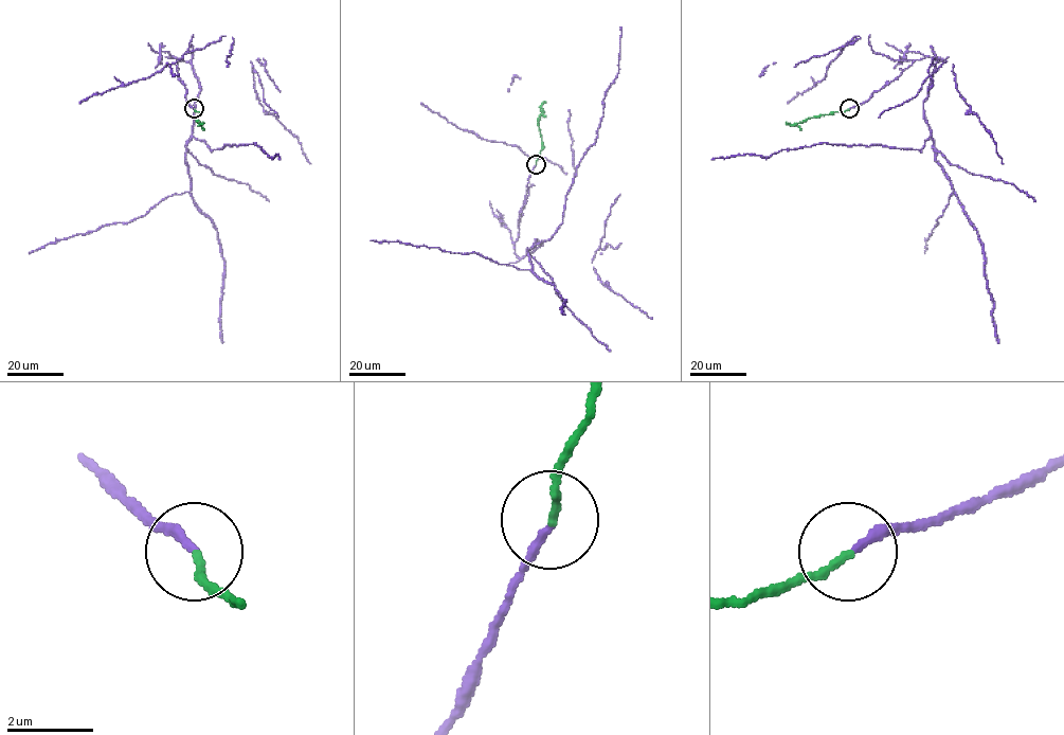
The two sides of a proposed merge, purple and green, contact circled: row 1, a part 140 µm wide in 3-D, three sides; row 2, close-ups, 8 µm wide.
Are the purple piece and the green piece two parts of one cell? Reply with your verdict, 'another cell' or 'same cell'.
same cell

